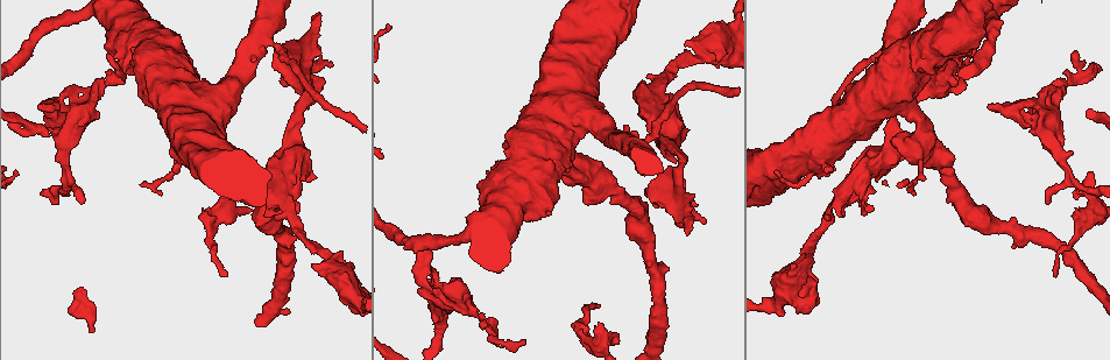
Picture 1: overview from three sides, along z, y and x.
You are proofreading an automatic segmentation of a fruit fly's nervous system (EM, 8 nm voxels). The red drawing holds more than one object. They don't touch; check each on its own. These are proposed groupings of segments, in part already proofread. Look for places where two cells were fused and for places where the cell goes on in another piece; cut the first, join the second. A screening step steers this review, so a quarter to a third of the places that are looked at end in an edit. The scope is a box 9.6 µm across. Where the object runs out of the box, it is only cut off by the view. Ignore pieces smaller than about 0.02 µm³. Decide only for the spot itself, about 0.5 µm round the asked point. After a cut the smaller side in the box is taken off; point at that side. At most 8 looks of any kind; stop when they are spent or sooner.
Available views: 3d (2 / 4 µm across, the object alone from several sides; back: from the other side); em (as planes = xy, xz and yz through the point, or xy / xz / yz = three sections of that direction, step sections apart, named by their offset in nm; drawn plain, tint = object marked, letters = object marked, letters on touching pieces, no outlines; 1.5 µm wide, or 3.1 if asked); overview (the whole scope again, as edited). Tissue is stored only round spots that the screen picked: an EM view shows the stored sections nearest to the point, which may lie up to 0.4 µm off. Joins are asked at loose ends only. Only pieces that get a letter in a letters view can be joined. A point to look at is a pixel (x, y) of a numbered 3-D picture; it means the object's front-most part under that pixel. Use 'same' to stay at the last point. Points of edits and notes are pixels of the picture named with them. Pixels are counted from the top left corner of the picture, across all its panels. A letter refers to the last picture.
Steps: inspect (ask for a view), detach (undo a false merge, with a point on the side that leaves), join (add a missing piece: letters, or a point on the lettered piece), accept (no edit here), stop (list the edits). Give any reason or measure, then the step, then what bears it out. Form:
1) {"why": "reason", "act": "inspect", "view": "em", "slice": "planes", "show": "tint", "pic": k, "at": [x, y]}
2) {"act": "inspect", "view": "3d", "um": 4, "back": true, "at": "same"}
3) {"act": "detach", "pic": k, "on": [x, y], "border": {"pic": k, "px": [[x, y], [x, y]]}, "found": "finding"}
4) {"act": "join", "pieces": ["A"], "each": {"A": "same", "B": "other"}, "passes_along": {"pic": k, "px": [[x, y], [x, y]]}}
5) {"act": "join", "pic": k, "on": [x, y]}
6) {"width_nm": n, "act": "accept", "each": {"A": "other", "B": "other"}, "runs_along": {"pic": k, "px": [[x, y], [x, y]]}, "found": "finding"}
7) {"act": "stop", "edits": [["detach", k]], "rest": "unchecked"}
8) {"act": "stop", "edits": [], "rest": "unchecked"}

{"why": "free end", "act": "inspect", "view": "3d", "um": 4, "pic": 1, "at": [37, 107]}

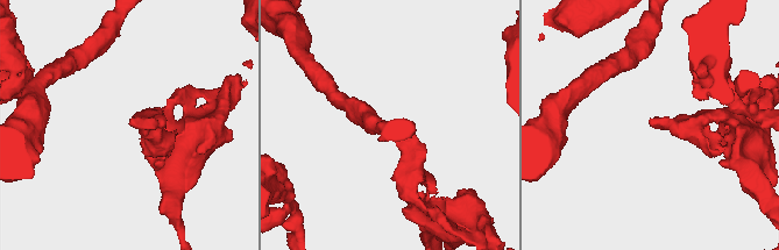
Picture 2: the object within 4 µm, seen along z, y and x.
{"act": "inspect", "view": "em", "slice": "xy", "step": 4, "show": "tint", "pic": 2, "at": [131, 123]}

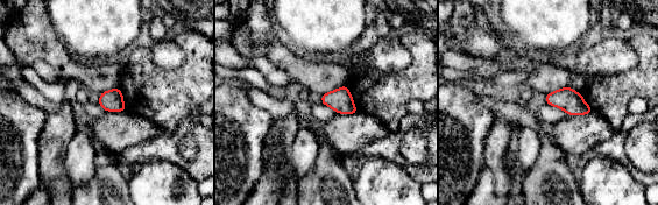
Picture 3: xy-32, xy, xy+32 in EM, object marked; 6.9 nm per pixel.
{"why": "another direction", "act": "inspect", "view": "em", "slice": "planes", "show": "letters", "at": "same"}

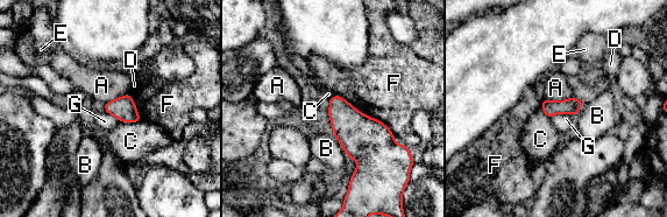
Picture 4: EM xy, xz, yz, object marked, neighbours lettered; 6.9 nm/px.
{"width_nm": 110, "act": "accept", "each": {"A": "other", "B": "other", "C": "other", "D": "other", "E": "other", "F": "other", "G": "other"}, "border": {"pic": 4, "px": [[572, 114], [555, 113], [551, 118]]}, "found": "none of them fits"}

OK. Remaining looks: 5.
{"why": "branch stops here", "act": "inspect", "view": "3d", "um": 2, "back": true, "pic": 1, "at": [524, 340]}

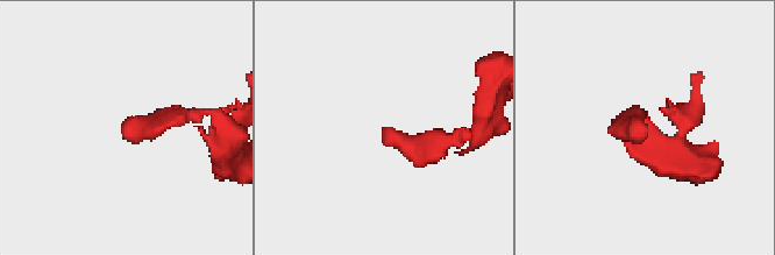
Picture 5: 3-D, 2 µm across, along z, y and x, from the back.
{"act": "inspect", "view": "em", "slice": "yz", "step": 8, "show": "letters", "pic": 5, "at": [122, 130]}

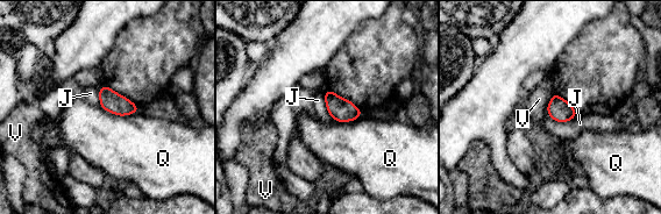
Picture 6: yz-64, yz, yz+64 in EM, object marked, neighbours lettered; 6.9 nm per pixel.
{"act": "accept", "each": {"J": "other", "Q": "other", "V": "other"}, "border": {"pic": 6, "px": [[554, 93], [545, 107]]}, "found": "none of them fits"}

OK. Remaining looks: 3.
{"why": "free end", "act": "inspect", "view": "3d", "um": 2, "pic": 1, "at": [688, 226]}

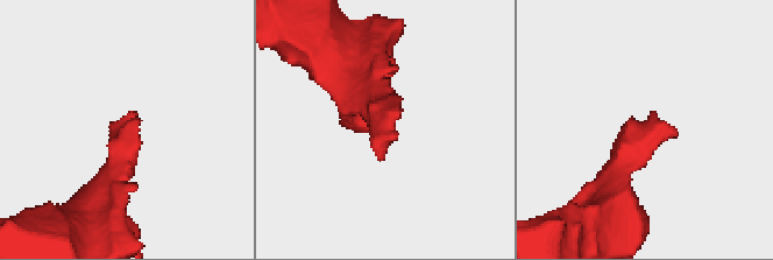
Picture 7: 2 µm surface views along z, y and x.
{"act": "inspect", "view": "em", "slice": "xy", "step": 4, "show": "letters", "pic": 7, "at": [392, 139]}

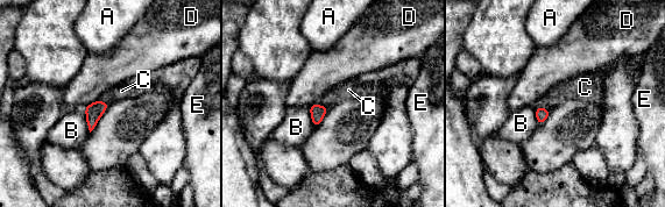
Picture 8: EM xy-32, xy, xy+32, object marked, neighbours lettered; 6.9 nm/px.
{"why": "another direction", "act": "inspect", "view": "em", "slice": "planes", "show": "letters", "at": "same"}

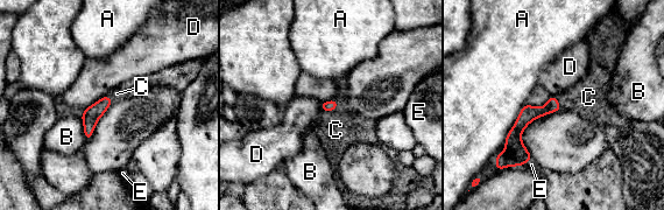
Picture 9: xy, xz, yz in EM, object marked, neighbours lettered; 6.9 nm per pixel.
{"longest_contact_nm": ["A", 340], "act": "join", "pieces": ["C"], "each": {"A": "other", "B": "other", "C": "same", "D": "other", "E": "other"}, "passes_along": {"pic": 9, "px": [[331, 105], [330, 110], [336, 130]]}, "found": "the cell continues"}

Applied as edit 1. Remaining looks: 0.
{"act": "stop", "edits": [["join", 9]], "rest": "unchecked"}

